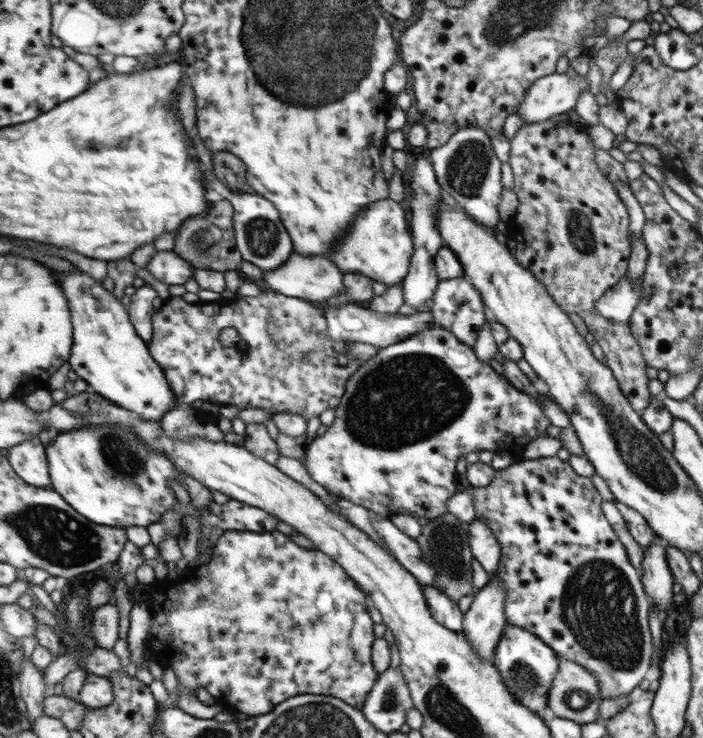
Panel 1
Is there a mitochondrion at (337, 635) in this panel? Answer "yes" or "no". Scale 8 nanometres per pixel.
no

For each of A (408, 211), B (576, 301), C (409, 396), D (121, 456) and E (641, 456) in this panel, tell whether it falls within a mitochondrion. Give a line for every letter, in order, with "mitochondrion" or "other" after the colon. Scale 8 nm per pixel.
A: other
B: other
C: mitochondrion
D: mitochondrion
E: mitochondrion

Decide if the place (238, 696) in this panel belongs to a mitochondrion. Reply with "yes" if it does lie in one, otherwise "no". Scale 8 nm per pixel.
no

